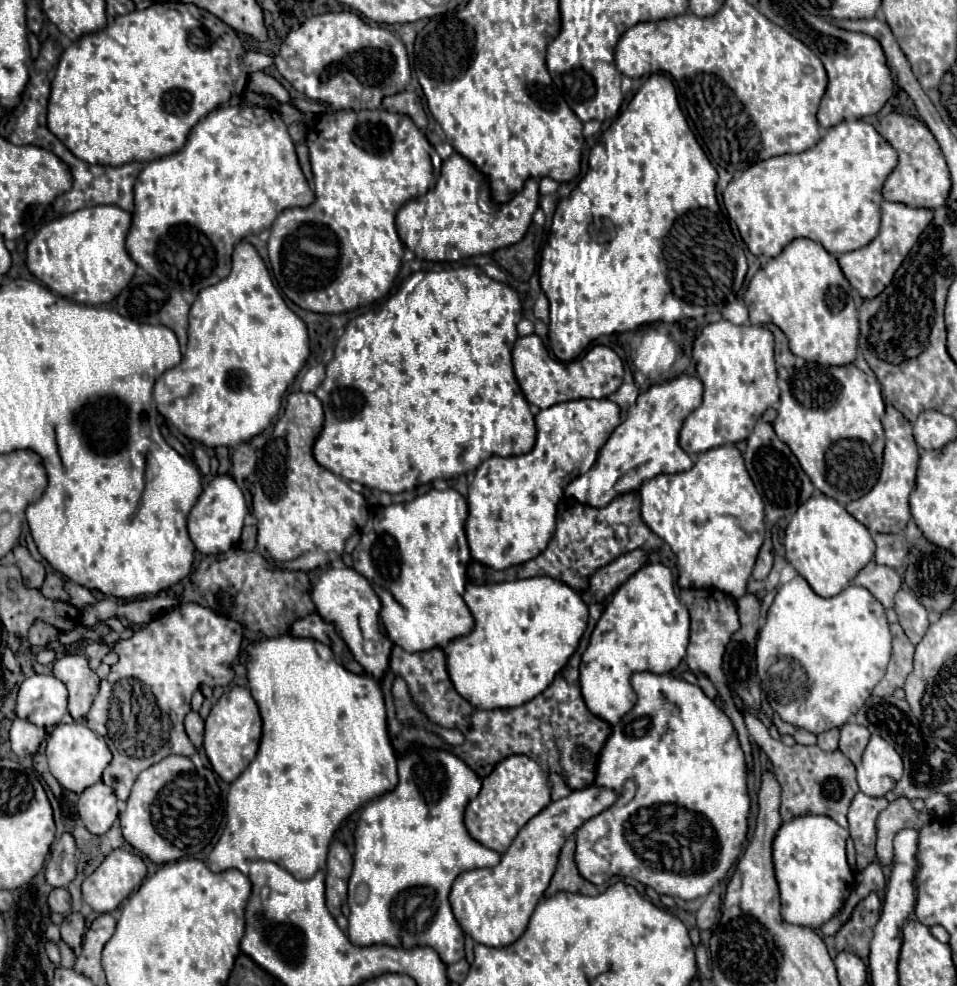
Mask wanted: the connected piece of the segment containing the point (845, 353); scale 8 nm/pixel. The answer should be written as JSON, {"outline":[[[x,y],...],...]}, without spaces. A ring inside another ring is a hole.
{"outline":[[[796,238],[792,240],[778,256],[770,258],[766,264],[760,266],[760,270],[750,280],[744,302],[750,312],[750,322],[756,322],[756,302],[764,304],[764,312],[770,316],[770,322],[776,324],[788,338],[790,350],[804,358],[814,360],[824,366],[844,366],[854,362],[856,348],[858,348],[858,308],[854,300],[854,288],[844,278],[838,260],[834,254],[826,252],[826,248],[814,240],[808,238]]]}

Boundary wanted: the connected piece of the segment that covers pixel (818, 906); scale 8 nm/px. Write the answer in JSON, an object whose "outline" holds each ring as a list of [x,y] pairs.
{"outline":[[[798,816],[784,822],[774,838],[774,870],[782,898],[782,918],[790,924],[818,930],[846,902],[854,872],[846,862],[848,830],[838,826],[828,816]]]}

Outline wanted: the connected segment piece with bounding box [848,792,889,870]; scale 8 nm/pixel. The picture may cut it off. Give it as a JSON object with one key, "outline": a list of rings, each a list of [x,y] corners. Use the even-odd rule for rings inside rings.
{"outline":[[[858,792],[848,810],[848,830],[856,846],[858,868],[864,870],[876,858],[876,819],[888,806],[886,798],[870,798]]]}

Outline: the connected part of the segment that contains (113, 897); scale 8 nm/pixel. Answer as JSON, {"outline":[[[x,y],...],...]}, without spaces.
{"outline":[[[112,850],[104,862],[94,870],[94,874],[90,874],[84,882],[82,882],[82,898],[92,906],[94,912],[104,914],[104,912],[112,912],[134,888],[138,888],[142,884],[146,876],[146,864],[142,862],[142,858],[134,852],[128,850]]]}

